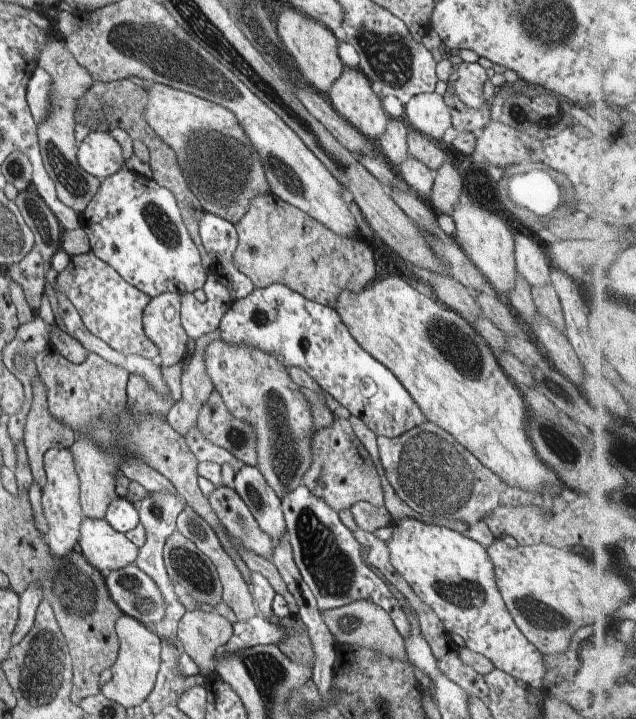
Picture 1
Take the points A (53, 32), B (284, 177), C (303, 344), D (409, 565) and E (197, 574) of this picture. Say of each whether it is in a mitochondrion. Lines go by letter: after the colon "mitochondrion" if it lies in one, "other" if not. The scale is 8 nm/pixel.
A: other
B: mitochondrion
C: other
D: other
E: mitochondrion

